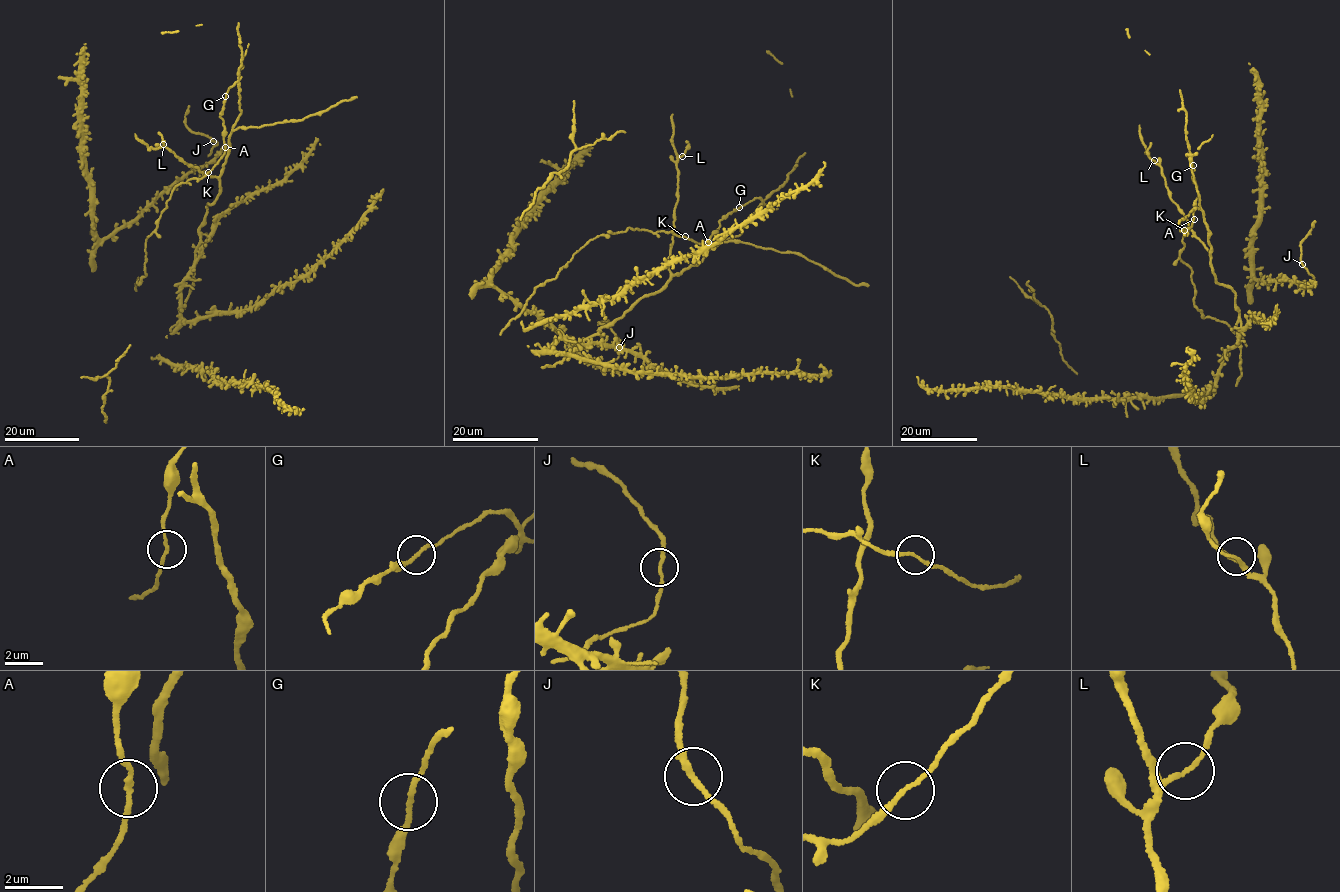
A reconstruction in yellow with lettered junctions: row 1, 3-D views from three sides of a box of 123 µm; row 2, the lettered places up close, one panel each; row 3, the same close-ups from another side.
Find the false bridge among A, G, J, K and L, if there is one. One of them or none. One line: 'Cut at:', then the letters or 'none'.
Cut at: none

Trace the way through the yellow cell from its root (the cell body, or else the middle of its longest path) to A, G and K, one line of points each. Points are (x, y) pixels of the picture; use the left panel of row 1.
A: (239, 99), (238, 80), (229, 88), (220, 117), (223, 120), (225, 147)
G: (239, 99), (238, 80), (225, 96)
K: (239, 99), (238, 80), (229, 88), (220, 117), (223, 120), (224, 154), (208, 172)

